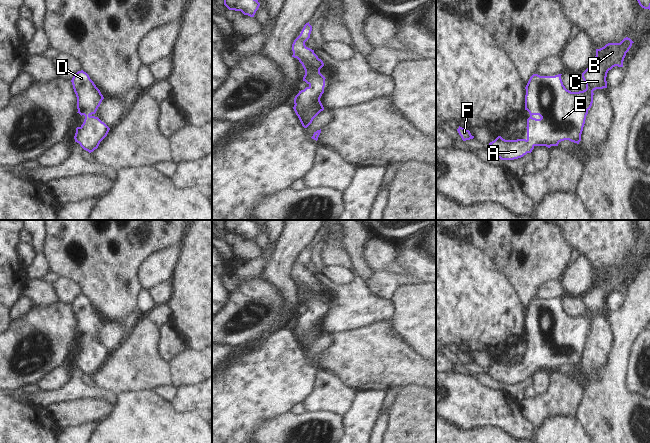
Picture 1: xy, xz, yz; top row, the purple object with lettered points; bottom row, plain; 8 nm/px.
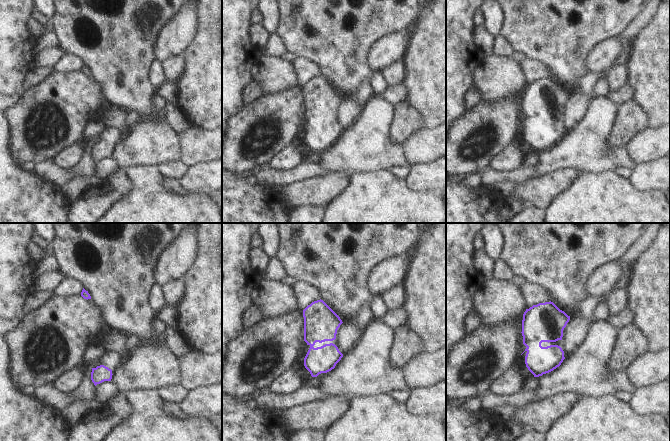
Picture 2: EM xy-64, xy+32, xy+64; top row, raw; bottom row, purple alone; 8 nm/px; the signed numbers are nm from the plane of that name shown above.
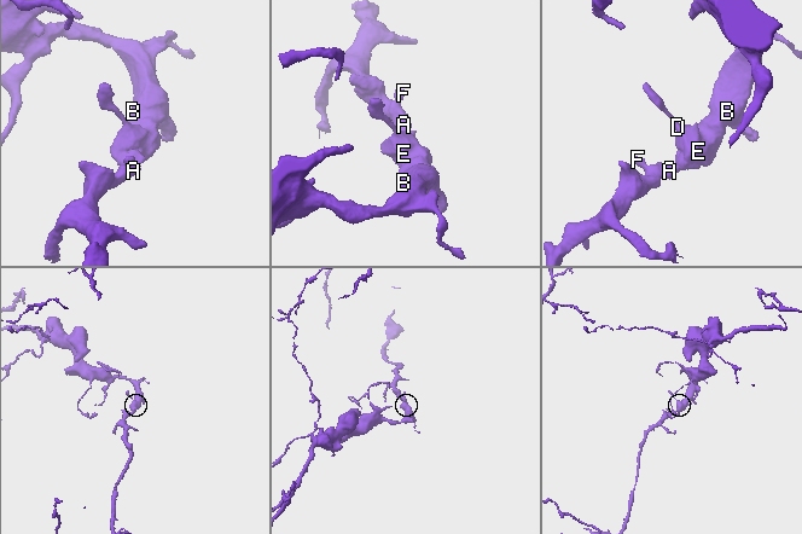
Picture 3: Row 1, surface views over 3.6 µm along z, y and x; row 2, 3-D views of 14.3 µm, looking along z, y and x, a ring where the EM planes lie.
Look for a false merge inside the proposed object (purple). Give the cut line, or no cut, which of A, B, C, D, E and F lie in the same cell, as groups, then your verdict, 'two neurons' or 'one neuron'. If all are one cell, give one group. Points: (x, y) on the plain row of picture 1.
no cut | A B C D E F | one neuron

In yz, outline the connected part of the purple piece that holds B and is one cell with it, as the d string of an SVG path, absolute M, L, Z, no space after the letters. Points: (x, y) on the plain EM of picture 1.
M626 261L620 267L608 267L600 273L596 273L594 286L582 297L586 307L586 313L579 316L571 316L563 309L561 299L540 300L533 298L525 313L525 334L530 338L527 343L527 362L517 364L505 364L498 360L490 366L489 375L501 384L514 384L531 377L535 370L558 370L561 365L569 364L579 368L585 348L588 334L593 327L593 315L607 312L607 297L613 291L623 291L626 277L634 266Z

